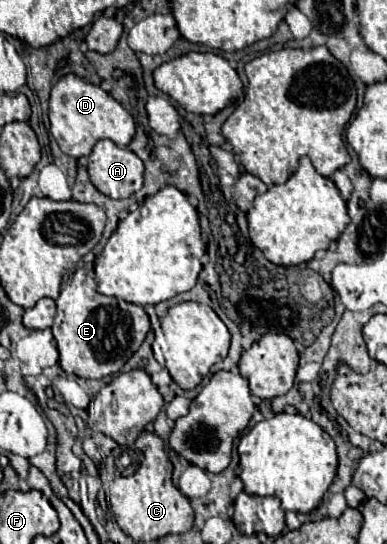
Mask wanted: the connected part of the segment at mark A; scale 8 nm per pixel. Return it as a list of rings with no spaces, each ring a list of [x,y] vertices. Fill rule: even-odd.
[[[102,139],[88,157],[88,175],[104,195],[126,199],[142,187],[144,163],[128,147],[118,147],[110,139]]]

